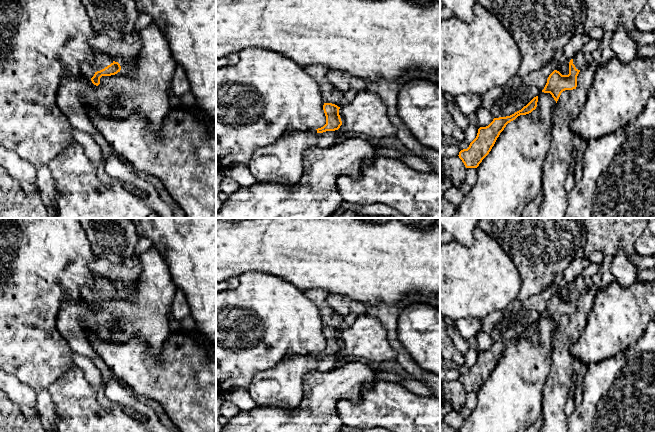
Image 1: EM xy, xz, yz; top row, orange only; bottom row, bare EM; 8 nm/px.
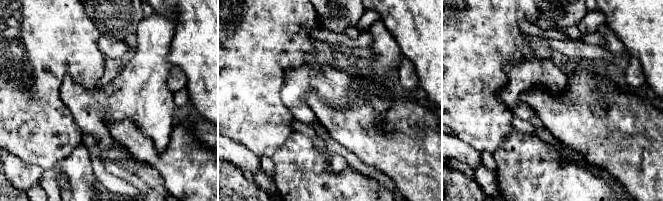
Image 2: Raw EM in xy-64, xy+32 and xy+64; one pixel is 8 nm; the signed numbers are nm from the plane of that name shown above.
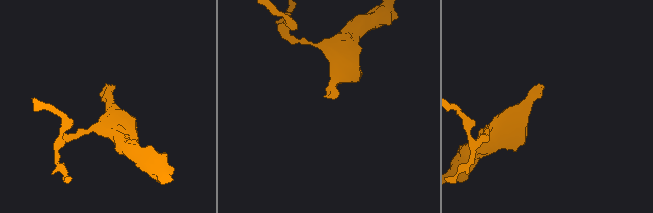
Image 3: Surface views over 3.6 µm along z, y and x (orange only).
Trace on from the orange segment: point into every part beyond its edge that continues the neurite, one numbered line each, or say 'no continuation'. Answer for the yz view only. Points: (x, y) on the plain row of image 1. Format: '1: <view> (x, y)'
1: yz (580, 284)

